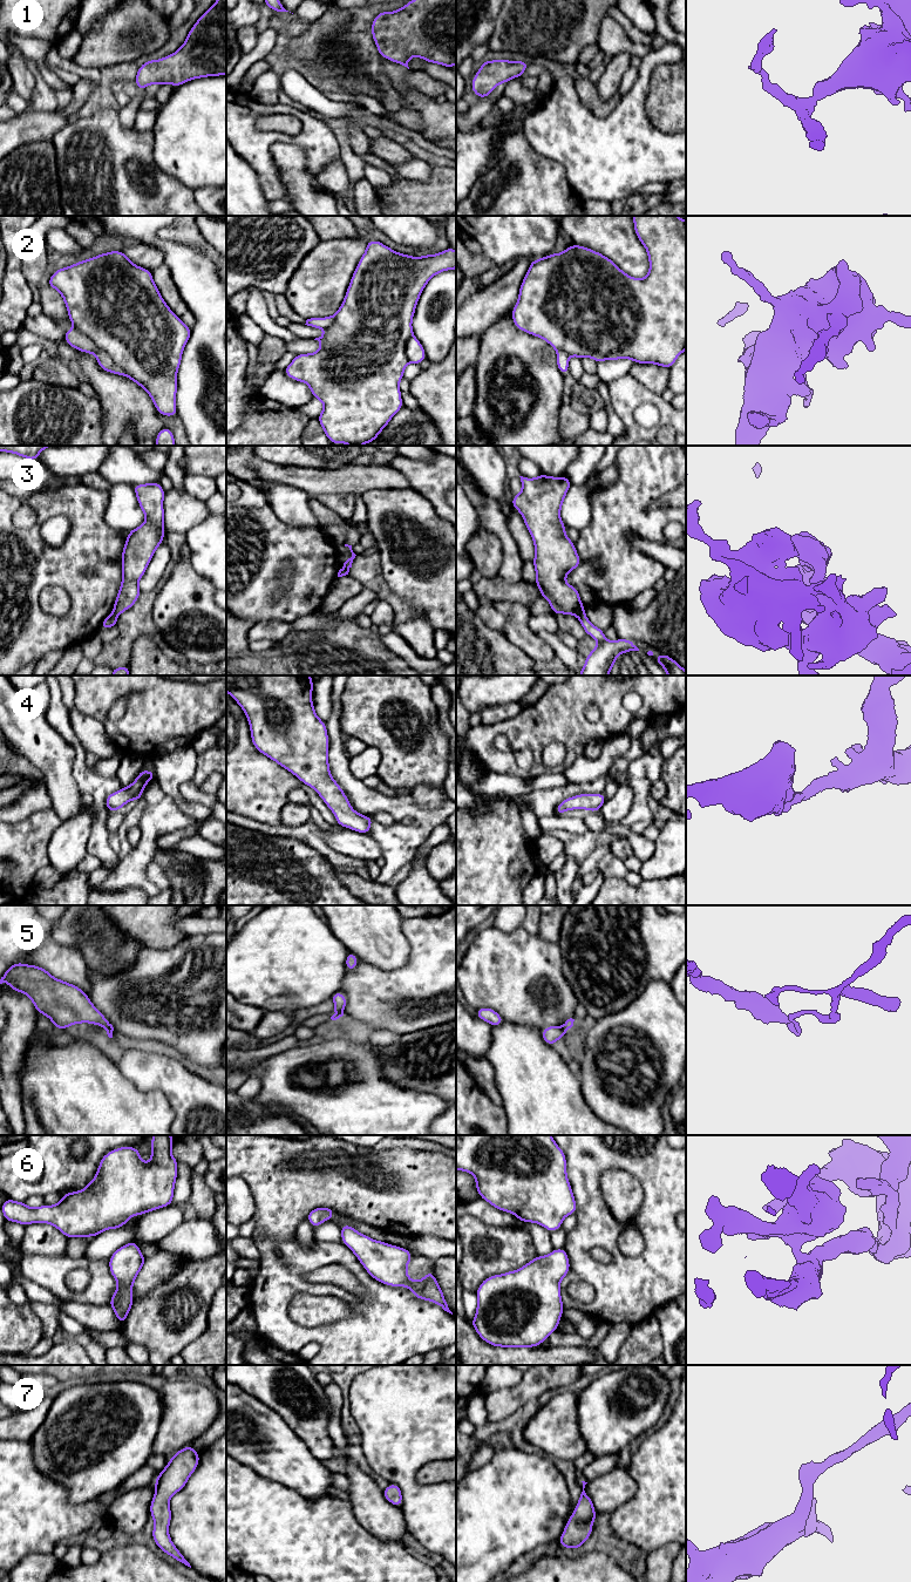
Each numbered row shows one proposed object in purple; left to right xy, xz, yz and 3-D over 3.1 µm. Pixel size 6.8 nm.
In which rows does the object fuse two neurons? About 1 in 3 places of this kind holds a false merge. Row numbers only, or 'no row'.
2, 3, 5

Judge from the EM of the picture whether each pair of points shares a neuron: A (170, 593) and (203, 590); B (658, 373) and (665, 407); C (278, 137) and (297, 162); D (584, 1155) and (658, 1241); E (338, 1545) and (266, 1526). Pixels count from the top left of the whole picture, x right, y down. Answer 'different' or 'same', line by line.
A: same
B: different
C: different
D: same
E: same

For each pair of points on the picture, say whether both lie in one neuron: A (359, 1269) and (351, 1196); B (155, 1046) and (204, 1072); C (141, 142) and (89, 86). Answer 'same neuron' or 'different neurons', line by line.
A: different neurons
B: same neuron
C: different neurons

